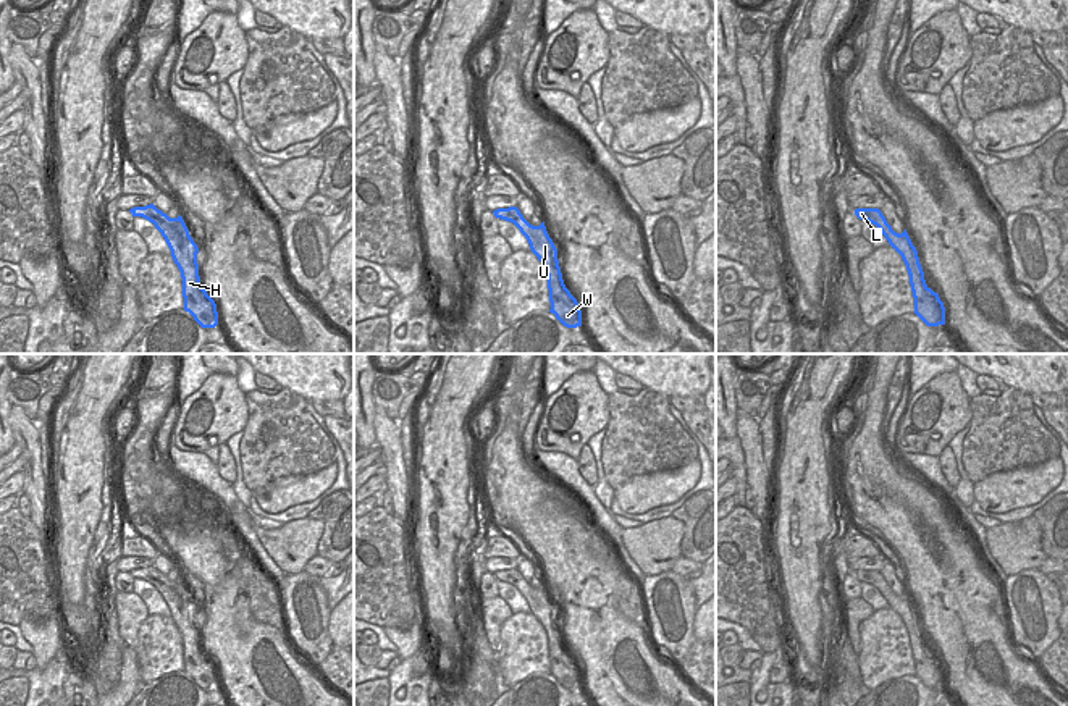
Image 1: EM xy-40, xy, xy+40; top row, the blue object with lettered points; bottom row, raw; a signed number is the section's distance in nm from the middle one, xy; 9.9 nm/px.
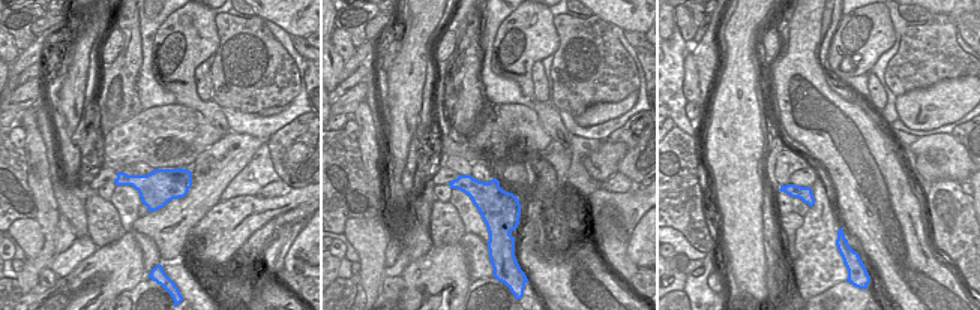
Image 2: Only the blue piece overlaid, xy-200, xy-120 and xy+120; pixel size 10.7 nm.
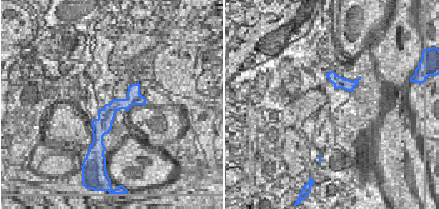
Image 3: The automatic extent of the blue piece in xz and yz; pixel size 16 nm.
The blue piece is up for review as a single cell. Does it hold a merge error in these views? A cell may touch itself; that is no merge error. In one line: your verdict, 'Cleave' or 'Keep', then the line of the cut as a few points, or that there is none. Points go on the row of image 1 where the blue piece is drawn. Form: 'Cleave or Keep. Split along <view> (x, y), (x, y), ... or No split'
Cleave. Split along xy (519, 210), (501, 217).

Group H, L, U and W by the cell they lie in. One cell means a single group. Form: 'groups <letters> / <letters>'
groups H U W / L

